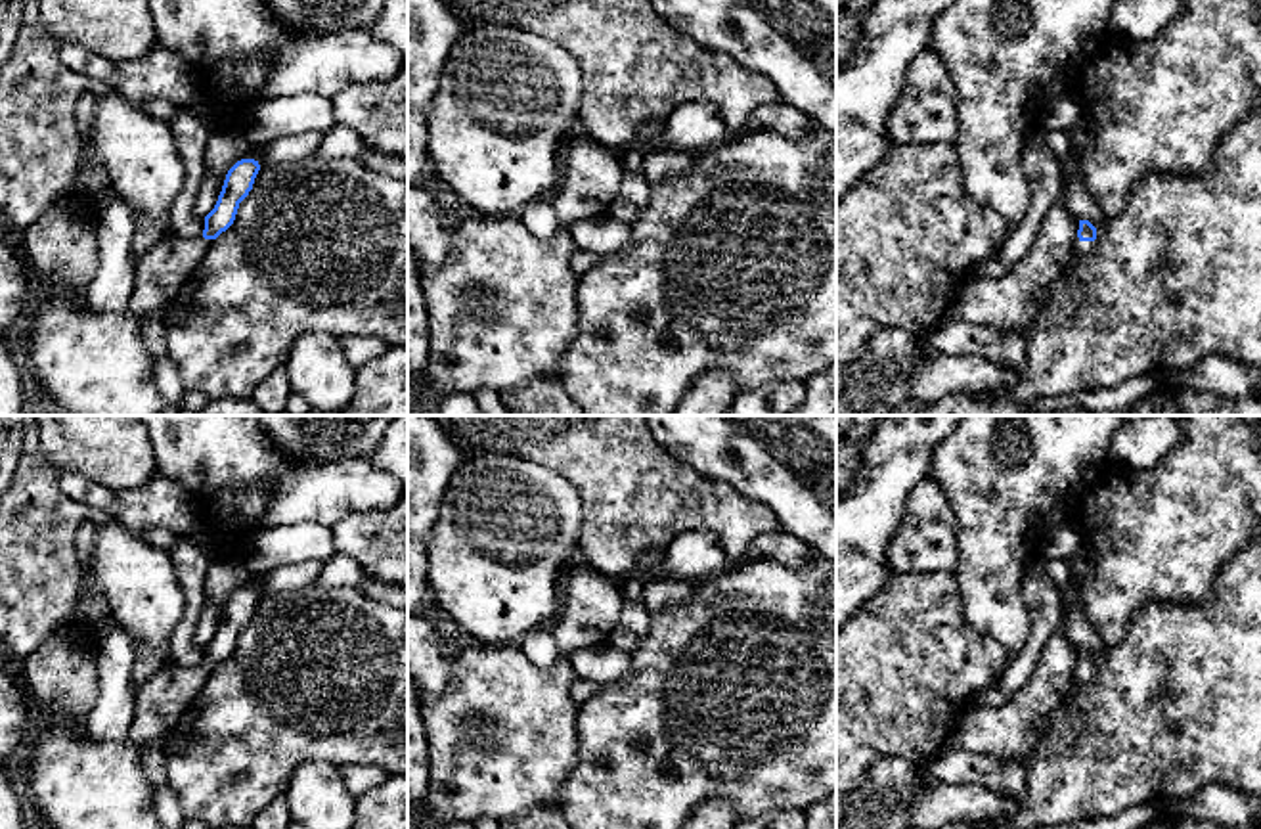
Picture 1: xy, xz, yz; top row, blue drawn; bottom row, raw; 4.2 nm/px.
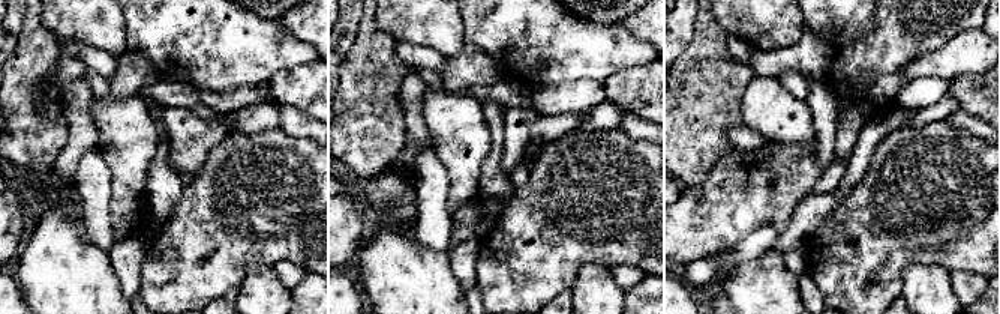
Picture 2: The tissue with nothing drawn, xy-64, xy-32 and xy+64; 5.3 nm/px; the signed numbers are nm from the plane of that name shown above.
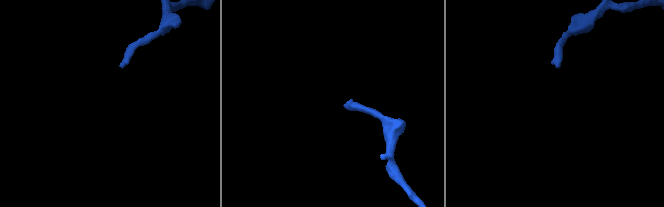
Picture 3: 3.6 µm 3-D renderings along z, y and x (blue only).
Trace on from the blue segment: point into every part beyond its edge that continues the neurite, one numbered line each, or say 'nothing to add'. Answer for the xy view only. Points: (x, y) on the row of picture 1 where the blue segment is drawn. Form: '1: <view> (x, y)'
1: xy (161, 272)

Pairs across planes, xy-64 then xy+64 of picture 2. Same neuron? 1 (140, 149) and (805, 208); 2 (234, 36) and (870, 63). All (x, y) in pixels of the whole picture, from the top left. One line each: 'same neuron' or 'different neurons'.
1: different neurons
2: different neurons

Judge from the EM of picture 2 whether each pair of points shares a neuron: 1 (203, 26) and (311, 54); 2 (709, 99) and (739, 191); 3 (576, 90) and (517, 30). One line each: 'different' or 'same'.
1: same
2: different
3: different

